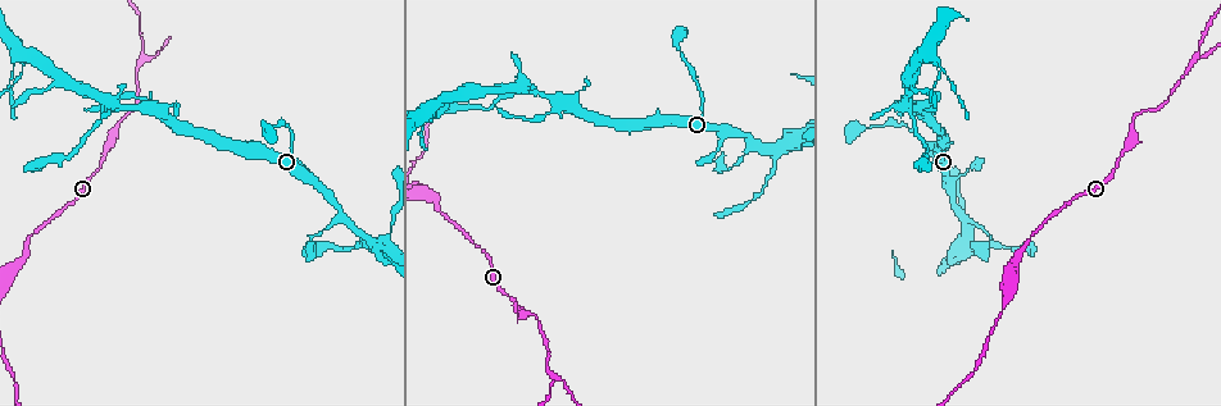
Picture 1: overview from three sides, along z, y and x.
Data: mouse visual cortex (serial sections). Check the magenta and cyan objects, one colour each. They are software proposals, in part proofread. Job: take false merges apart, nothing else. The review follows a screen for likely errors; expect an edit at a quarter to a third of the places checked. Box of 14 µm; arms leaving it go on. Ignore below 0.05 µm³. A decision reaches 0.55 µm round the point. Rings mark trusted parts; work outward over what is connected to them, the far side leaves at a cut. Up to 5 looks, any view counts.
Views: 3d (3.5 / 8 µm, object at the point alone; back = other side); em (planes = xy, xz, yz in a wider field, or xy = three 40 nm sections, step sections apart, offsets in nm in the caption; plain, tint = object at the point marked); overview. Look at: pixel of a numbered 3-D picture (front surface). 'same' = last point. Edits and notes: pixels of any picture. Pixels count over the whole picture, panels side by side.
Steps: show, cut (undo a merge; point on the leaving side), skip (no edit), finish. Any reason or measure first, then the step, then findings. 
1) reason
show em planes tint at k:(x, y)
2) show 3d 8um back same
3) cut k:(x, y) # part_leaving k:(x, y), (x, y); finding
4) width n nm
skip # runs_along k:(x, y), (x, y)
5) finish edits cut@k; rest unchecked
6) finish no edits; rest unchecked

three-way junction
show 3d 3.5um at 1:(142, 56)

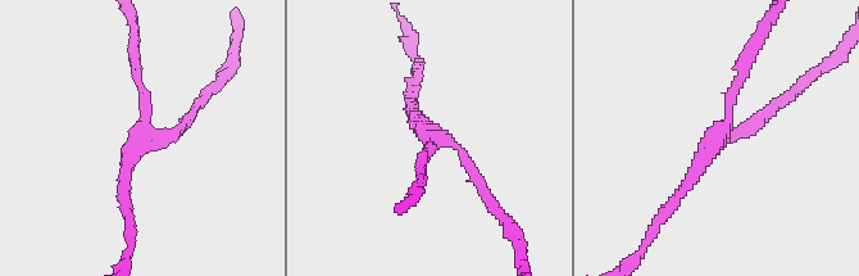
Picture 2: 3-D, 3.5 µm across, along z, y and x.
arms 3; arm_widths 150, 150, 150 nm; shape alone is not enough
show em xy step 2 tint at 2:(425, 130)

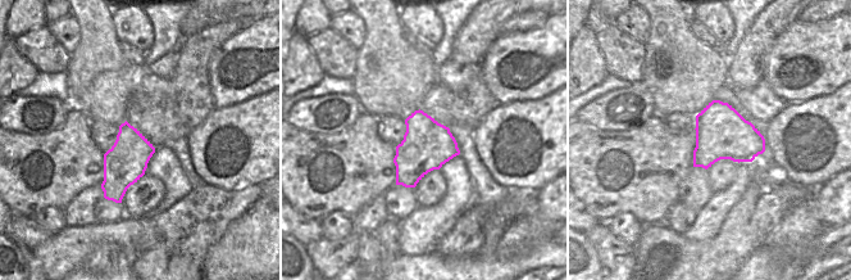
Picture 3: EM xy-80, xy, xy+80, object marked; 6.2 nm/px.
cut it another way
show em planes tint same

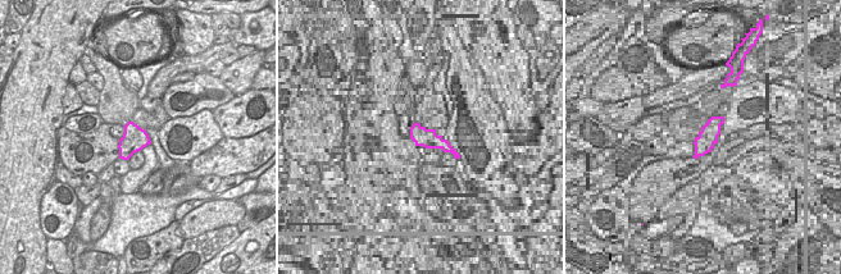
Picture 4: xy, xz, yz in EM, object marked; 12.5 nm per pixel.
skip # runs_along 2:(669, 208), (722, 130), (745, 58); continuous, no second cell

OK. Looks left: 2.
three-way junction
show 3d 3.5um back at 1:(572, 104)

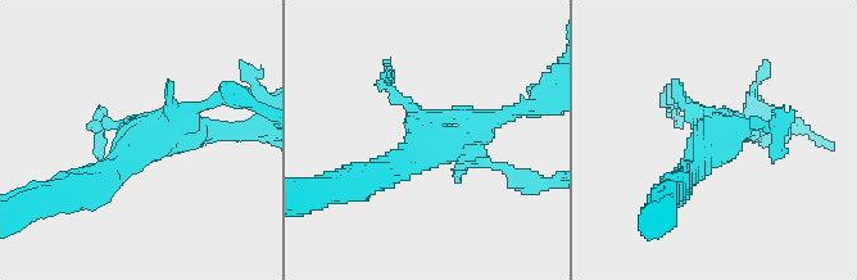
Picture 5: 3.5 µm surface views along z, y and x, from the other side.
now the EM
show em xy step 2 tint at 5:(428, 143)

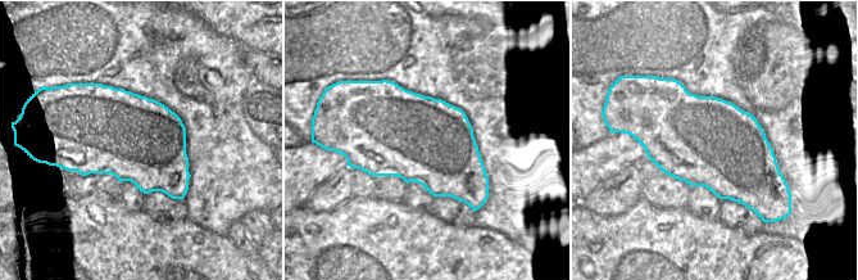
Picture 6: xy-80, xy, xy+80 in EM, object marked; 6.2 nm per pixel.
width 550 nm
skip # runs_along 5:(366, 180), (503, 117); one cell here

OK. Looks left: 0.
finish no edits; rest unchecked

